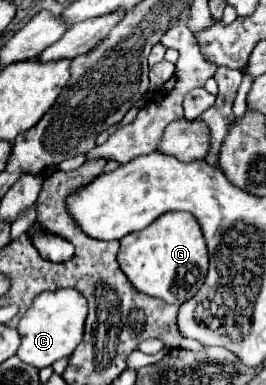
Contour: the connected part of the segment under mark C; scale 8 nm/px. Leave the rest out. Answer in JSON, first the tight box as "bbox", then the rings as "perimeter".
{"bbox":[18,288,88,368],"perimeter":[[[60,288],[54,292],[40,292],[30,310],[18,322],[20,348],[18,358],[30,366],[46,368],[60,358],[68,358],[84,334],[84,320],[88,314],[86,298],[74,288]]]}

